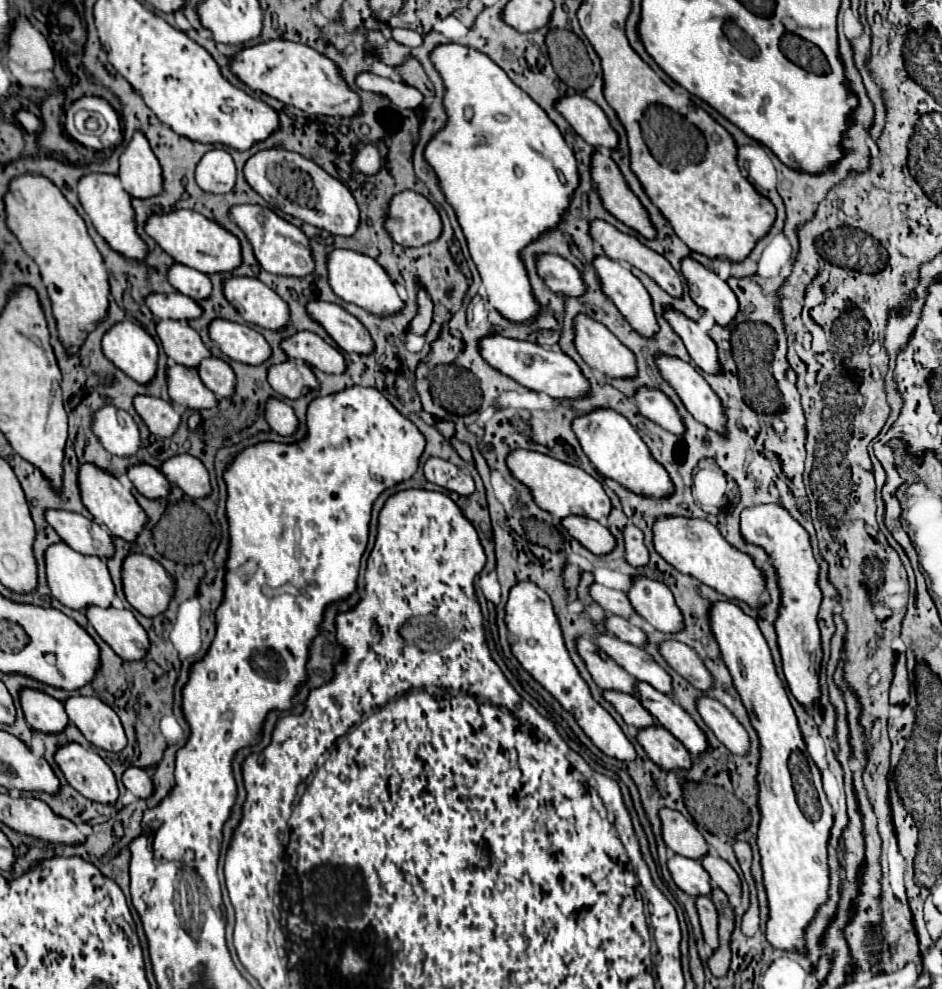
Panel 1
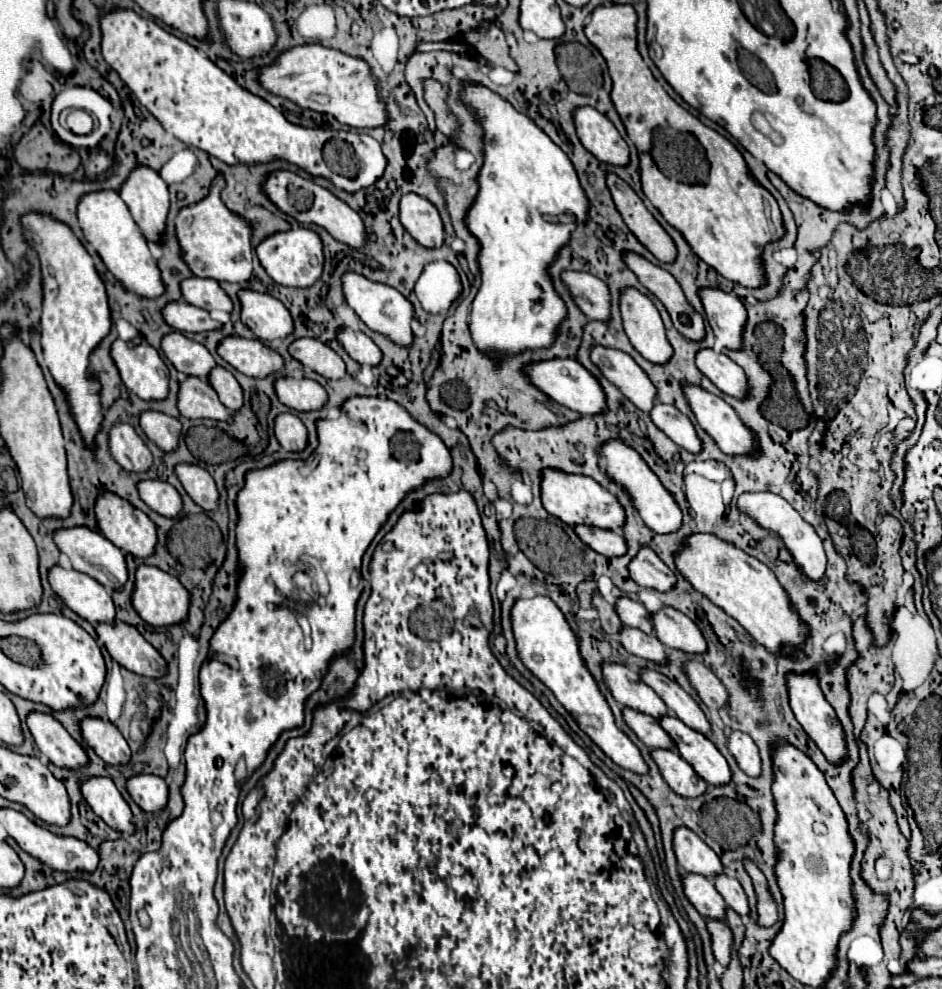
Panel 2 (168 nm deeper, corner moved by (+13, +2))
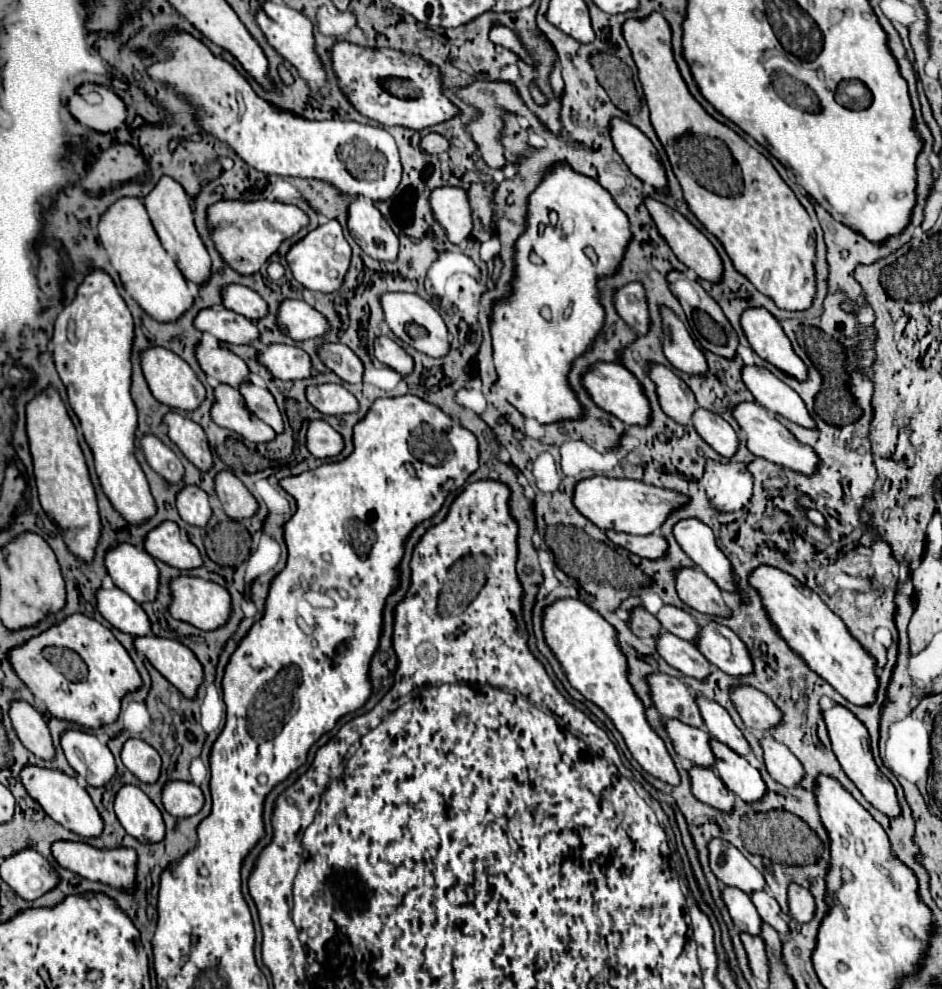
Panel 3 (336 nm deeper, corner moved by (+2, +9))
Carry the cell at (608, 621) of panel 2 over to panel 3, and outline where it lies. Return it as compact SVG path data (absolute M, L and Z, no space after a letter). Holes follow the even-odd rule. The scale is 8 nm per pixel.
M643 608L633 610L629 626L631 626L633 634L639 638L659 638L659 634L663 634L661 622L657 622L657 618Z

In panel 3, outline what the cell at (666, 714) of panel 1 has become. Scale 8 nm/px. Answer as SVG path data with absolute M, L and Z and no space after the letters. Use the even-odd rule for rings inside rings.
M711 740L711 748L717 756L715 770L719 772L725 786L731 792L735 792L743 802L751 802L751 804L761 802L767 794L767 786L759 770L753 768L743 756L735 754L731 748L727 748L717 740Z

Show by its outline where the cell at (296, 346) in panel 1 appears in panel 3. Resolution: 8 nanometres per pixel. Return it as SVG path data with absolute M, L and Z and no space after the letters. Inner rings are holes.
M341 342L339 344L323 344L319 348L319 358L341 380L345 380L349 384L357 384L363 380L363 362L345 344L341 344Z

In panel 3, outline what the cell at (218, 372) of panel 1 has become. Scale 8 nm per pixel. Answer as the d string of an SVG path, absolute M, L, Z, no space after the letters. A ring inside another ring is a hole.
M243 384L241 386L241 394L243 394L245 402L247 402L247 408L257 418L261 418L263 422L267 422L277 434L285 432L281 410L279 410L275 398L271 396L271 392L267 388L259 388L255 384Z

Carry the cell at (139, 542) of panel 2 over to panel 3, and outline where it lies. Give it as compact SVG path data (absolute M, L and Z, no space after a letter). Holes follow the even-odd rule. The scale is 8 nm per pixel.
M163 522L159 528L149 532L145 550L153 558L179 570L193 570L203 566L201 552L193 542L181 540L181 532L175 522Z

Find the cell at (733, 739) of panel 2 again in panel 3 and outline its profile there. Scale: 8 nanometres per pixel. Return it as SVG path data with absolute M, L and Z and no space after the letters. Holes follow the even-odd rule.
M761 736L761 746L765 752L765 766L771 778L783 784L785 788L799 786L805 776L805 770L803 764L795 758L795 754L771 736Z

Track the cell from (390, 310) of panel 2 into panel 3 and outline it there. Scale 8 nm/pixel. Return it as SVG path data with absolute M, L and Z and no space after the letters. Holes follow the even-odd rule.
M389 292L381 296L383 312L385 312L385 322L389 324L391 332L407 342L411 348L433 356L433 358L443 358L449 350L449 330L441 318L441 314L421 296L417 294L407 294L407 292Z

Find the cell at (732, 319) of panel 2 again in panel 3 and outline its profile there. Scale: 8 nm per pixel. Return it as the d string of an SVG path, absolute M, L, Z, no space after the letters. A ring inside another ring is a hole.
M749 308L741 316L741 326L751 348L763 360L799 382L807 380L809 370L805 362L795 354L791 340L783 334L783 328L773 314L769 314L765 308Z

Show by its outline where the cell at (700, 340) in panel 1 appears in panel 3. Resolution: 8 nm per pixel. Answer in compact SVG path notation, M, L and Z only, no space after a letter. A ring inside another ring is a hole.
M745 366L743 382L751 390L755 400L771 414L785 416L787 420L803 428L817 430L817 422L809 414L801 396L793 388L789 388L785 382L781 382L775 374L771 374L767 368Z

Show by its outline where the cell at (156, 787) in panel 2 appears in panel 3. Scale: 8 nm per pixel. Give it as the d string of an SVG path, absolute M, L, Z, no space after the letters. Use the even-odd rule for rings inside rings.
M167 782L163 788L163 806L171 816L195 816L203 804L205 796L201 788L191 782Z

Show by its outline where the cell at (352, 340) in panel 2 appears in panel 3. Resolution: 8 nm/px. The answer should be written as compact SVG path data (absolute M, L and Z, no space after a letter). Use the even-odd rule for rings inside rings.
M379 336L375 340L375 358L379 362L391 366L393 370L397 370L401 376L411 374L411 366L415 366L413 358L387 336Z

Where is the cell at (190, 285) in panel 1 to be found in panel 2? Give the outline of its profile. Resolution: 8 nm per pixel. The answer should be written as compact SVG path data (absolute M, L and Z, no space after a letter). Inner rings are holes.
M188 277L184 281L180 281L180 289L182 289L182 297L186 303L212 311L212 309L220 309L230 313L232 311L232 301L230 297L220 289L218 281L214 279L202 279L202 277Z

